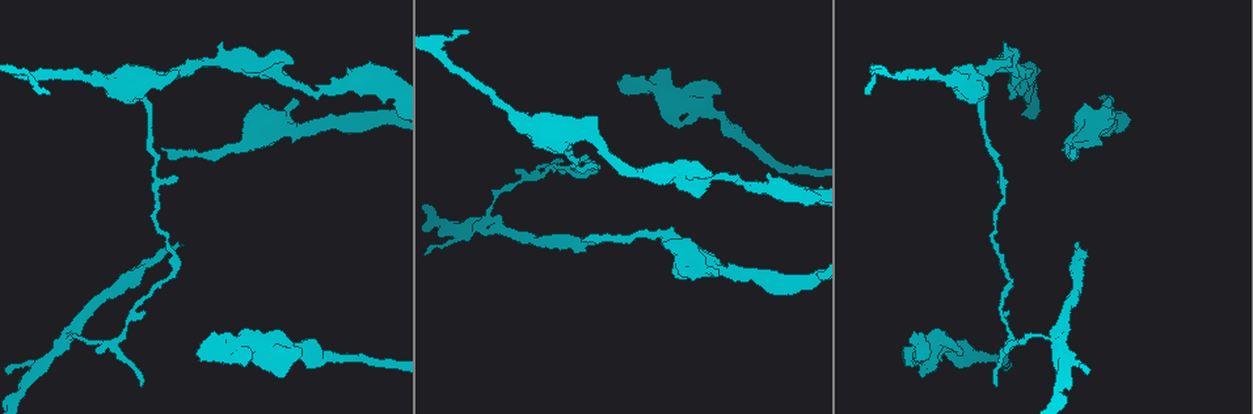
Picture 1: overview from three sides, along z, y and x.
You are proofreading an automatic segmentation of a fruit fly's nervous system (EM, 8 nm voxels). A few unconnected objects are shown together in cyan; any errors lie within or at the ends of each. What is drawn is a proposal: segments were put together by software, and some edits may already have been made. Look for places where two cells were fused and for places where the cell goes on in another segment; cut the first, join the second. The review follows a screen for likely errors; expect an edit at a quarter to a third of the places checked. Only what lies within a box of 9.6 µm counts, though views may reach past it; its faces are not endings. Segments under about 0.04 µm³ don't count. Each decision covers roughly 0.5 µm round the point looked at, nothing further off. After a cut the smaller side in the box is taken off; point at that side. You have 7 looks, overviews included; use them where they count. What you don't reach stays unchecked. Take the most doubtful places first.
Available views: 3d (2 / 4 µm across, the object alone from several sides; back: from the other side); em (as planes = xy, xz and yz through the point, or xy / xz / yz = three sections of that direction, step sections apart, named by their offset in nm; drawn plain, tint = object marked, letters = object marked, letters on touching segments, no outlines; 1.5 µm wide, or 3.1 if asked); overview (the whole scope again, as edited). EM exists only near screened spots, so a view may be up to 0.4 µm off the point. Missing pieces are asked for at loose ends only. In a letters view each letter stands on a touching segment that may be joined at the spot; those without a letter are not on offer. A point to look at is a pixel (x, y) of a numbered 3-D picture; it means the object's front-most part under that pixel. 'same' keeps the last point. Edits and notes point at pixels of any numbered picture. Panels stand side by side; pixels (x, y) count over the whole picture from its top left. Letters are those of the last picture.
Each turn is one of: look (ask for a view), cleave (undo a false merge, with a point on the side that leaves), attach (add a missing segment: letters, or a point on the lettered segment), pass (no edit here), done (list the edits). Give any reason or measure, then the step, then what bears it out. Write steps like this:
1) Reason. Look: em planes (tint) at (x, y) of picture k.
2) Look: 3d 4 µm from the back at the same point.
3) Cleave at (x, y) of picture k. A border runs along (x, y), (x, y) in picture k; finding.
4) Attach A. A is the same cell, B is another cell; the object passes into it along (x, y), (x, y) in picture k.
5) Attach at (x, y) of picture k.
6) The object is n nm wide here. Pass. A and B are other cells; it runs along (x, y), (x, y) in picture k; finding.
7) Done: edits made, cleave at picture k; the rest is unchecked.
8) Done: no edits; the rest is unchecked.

An open end. Look: 3d 2 µm from the back at (1073, 149) of picture 1.

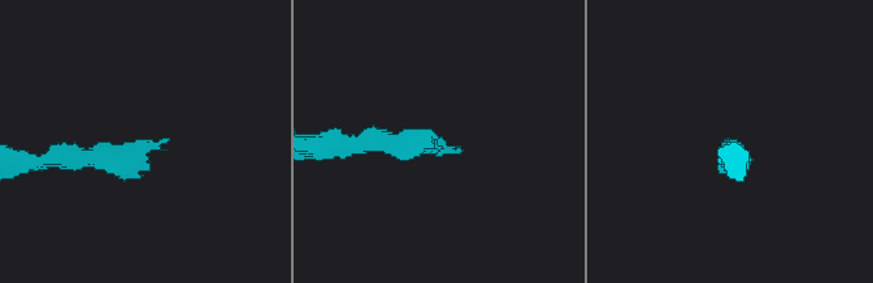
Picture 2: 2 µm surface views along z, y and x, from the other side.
Look: em planes (letters) at (729, 139) of picture 2.

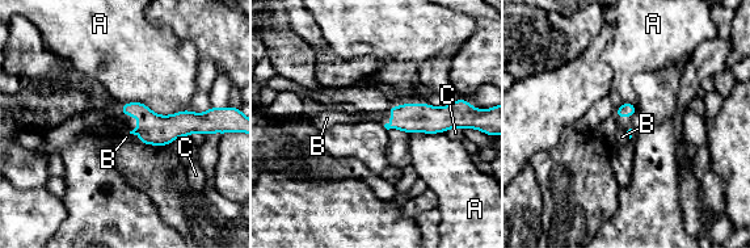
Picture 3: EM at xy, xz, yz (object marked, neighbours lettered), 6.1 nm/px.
Attach B. B is the same cell, A and C are other cells; the object passes into it along (159, 130), (137, 134), (126, 137) in picture 3; the cell continues.

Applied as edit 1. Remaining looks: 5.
Sudden change in width. Look: 3d 2 µm at (489, 217) of picture 1.

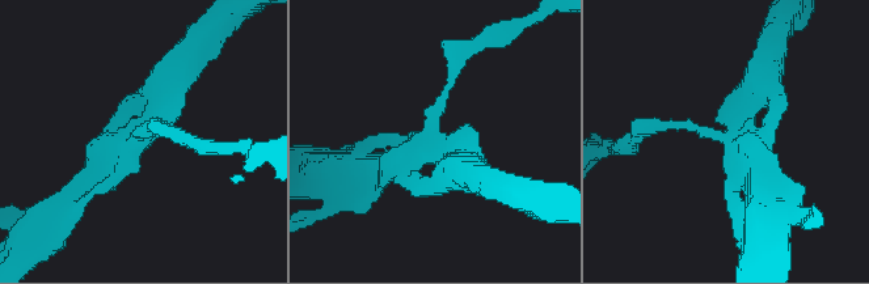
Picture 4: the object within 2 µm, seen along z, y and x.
3 arms meet here. Look: em xz step 4 (plain) at (721, 133) of picture 4.

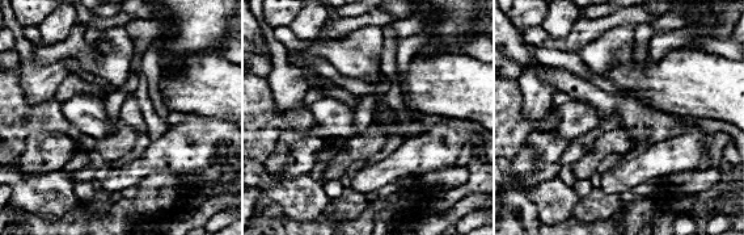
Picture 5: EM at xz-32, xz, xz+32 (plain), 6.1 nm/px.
See the neighbours. Look: em xz step 4 (letters) at the same point.

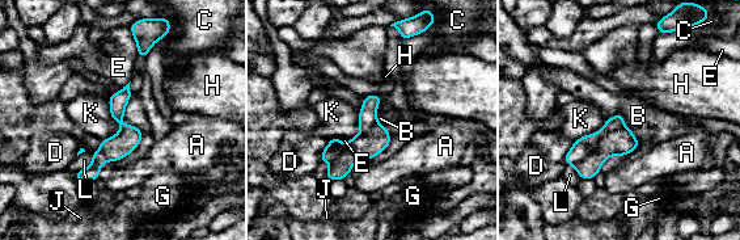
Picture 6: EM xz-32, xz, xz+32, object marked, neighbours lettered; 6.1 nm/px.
The object is 150 nm wide here. Cleave at (622, 142) of picture 6. A, B, C, D, E, G, H, J, K and L are other cells; a border runs along (624, 126), (607, 130), (574, 165) in picture 6; a second cell is stuck on.

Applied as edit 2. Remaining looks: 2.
Done: edits made, attach at picture 3, cleave at picture 6; the rest is unchecked.

